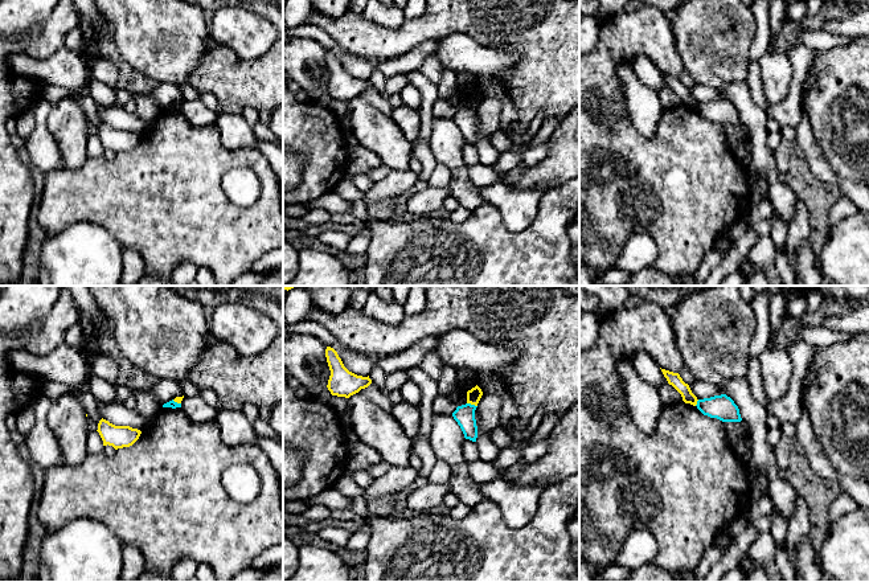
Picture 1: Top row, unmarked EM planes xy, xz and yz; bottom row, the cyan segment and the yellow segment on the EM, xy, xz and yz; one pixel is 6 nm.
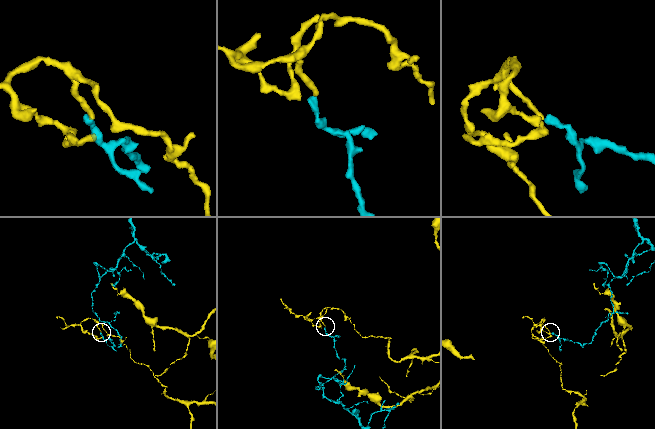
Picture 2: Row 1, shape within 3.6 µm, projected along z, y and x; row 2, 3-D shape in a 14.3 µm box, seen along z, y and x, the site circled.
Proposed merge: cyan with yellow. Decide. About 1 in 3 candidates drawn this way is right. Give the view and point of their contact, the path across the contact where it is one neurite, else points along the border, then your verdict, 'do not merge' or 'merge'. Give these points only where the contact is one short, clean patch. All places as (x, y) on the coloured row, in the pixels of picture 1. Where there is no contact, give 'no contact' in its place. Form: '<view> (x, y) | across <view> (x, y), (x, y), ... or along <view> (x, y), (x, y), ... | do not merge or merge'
xz (472, 405) | along xz (467, 402), (476, 406) | do not merge

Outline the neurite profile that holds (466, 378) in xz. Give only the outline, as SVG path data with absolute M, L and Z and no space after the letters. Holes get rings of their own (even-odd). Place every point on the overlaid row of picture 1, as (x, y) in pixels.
M470 368L456 369L456 384L464 392L477 385L477 373Z

